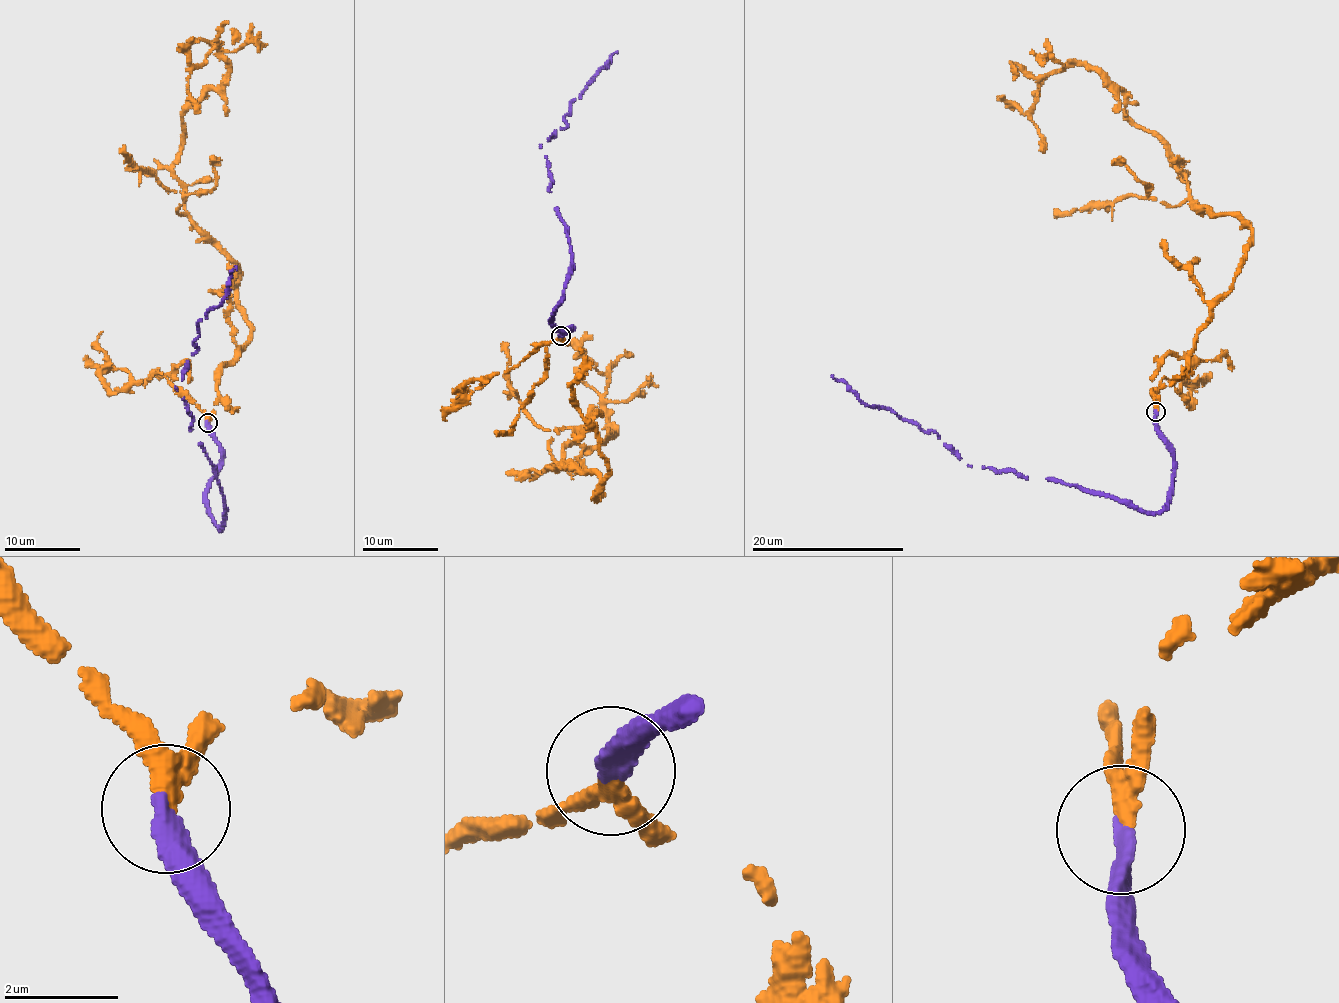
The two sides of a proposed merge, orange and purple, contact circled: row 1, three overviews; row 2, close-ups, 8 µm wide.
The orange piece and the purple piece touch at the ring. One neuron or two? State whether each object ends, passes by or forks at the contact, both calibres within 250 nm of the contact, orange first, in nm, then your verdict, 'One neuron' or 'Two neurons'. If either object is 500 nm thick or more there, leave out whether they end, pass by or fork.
At the ring orange passes by. At the ring purple ends. Thickness 300 nm (orange) against 360 nm. One neuron

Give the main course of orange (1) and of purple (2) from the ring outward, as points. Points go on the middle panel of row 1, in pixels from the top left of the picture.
1: (560, 336), (608, 471), (598, 500), (601, 478), (547, 471), (614, 435), (585, 349)
2: (560, 336), (570, 328), (558, 328), (551, 315), (571, 246), (541, 144), (566, 126), (571, 101), (617, 51)

